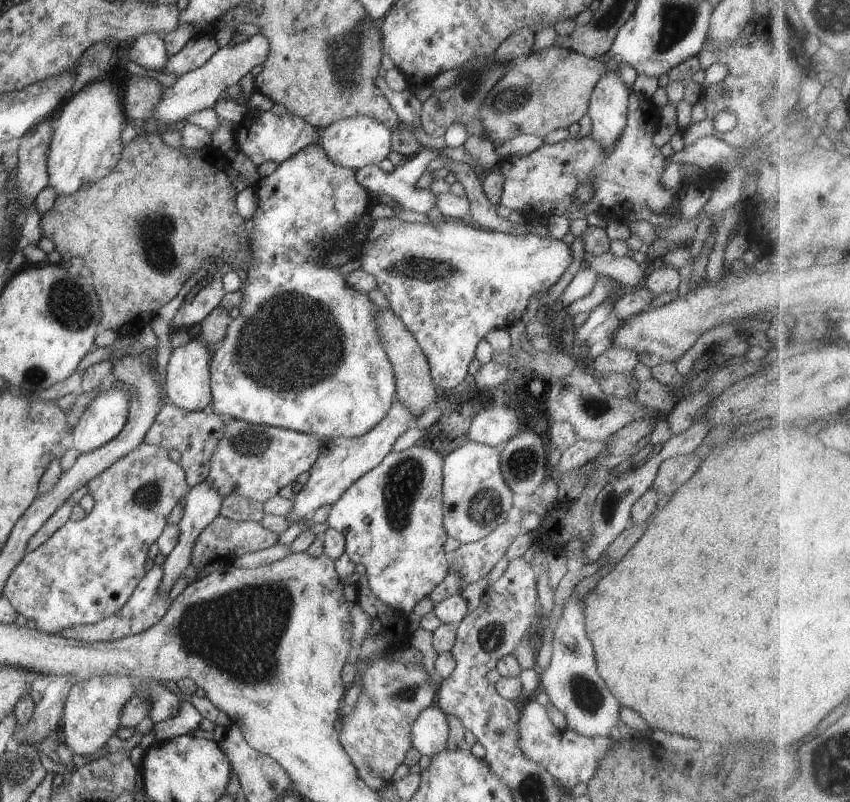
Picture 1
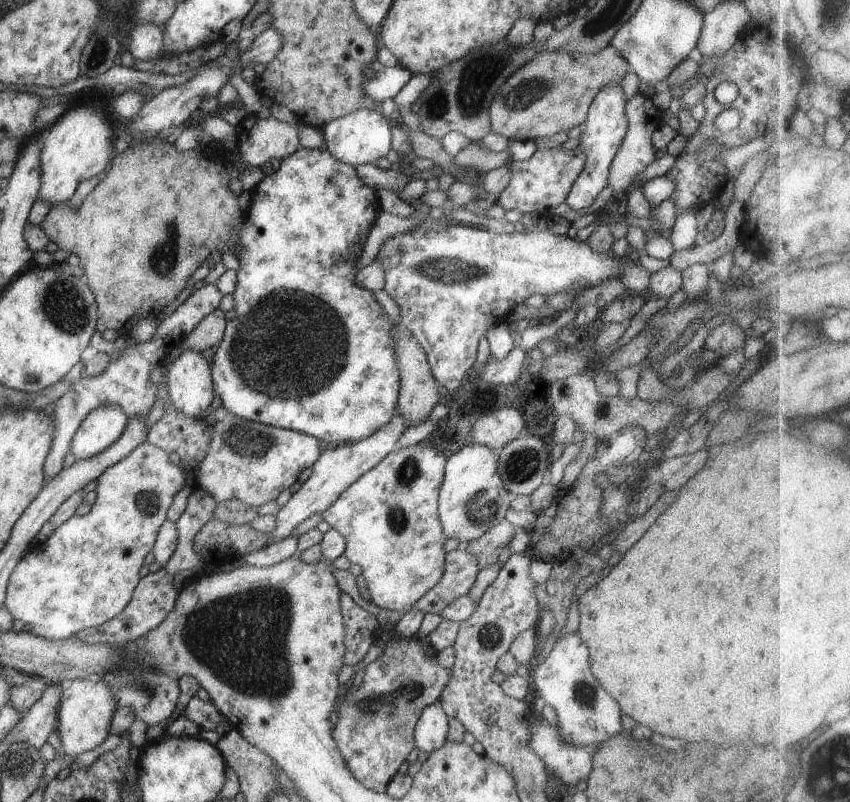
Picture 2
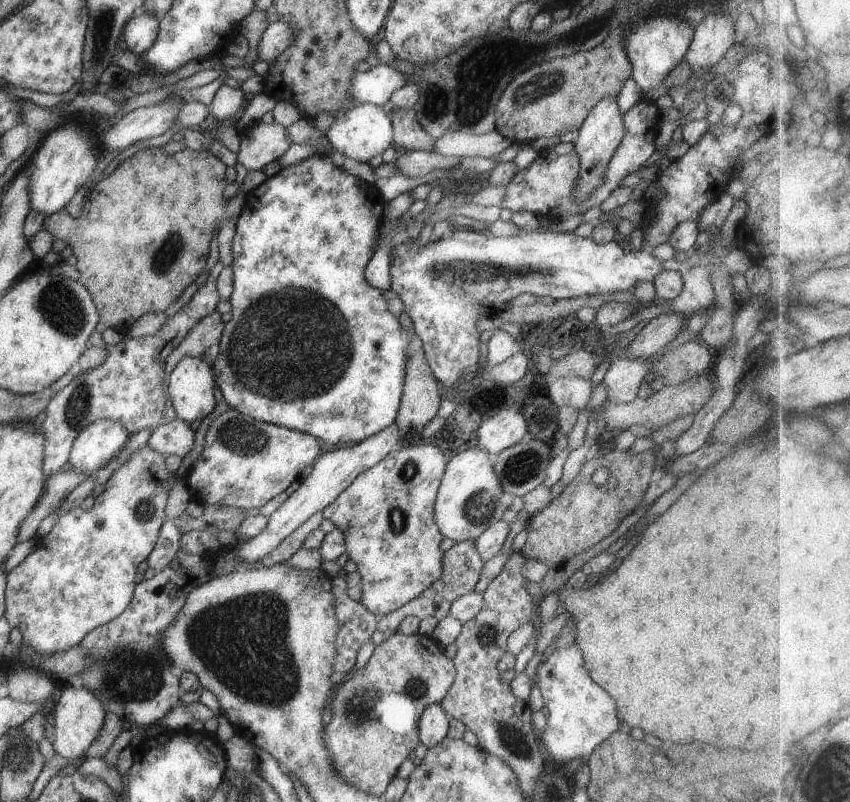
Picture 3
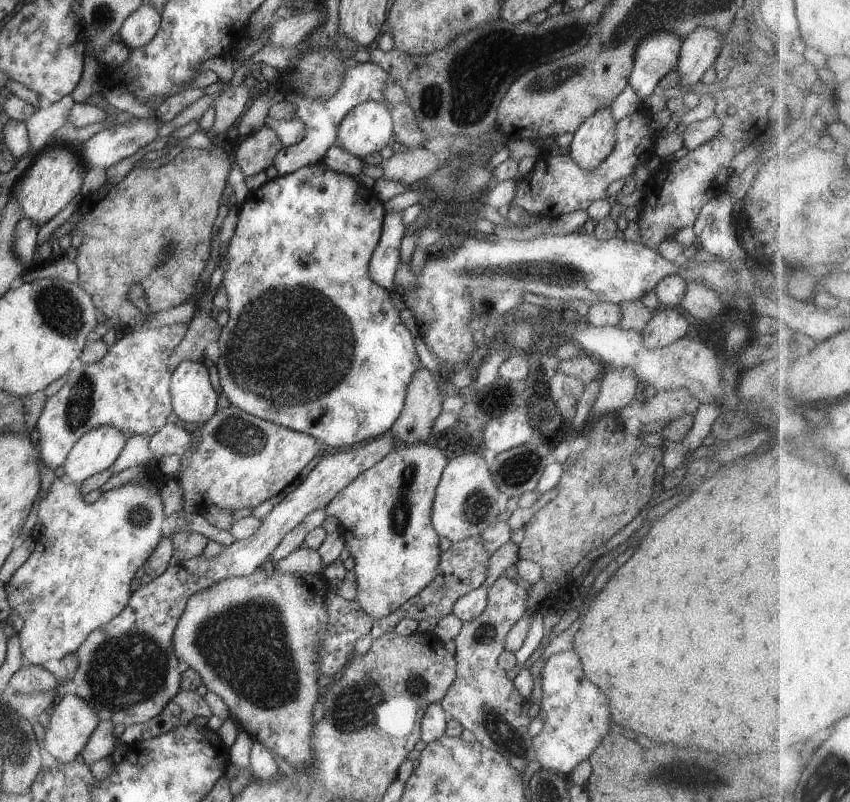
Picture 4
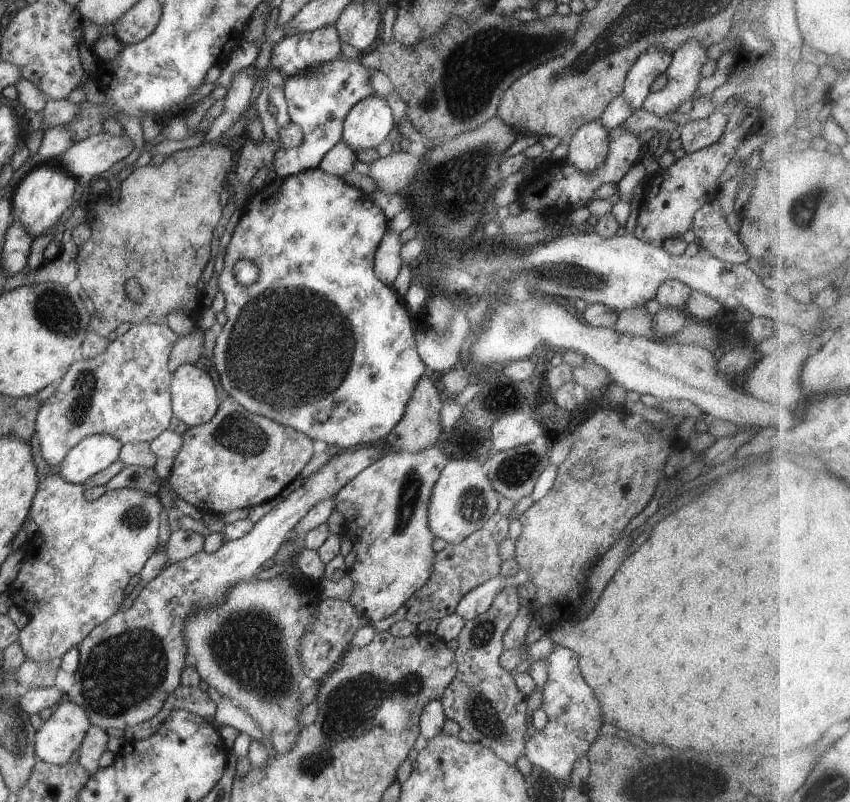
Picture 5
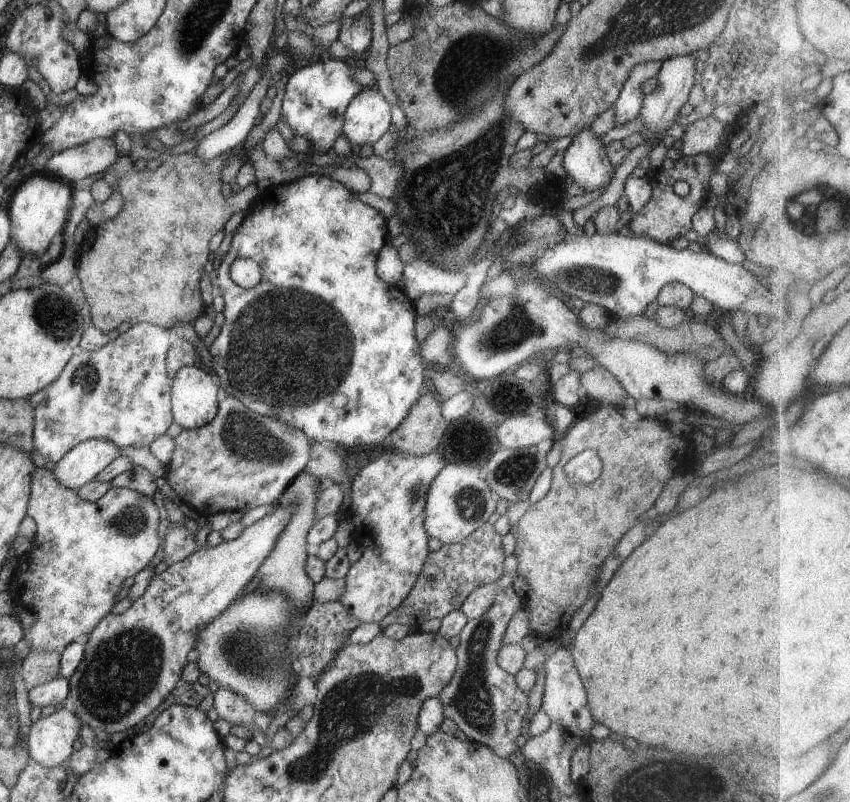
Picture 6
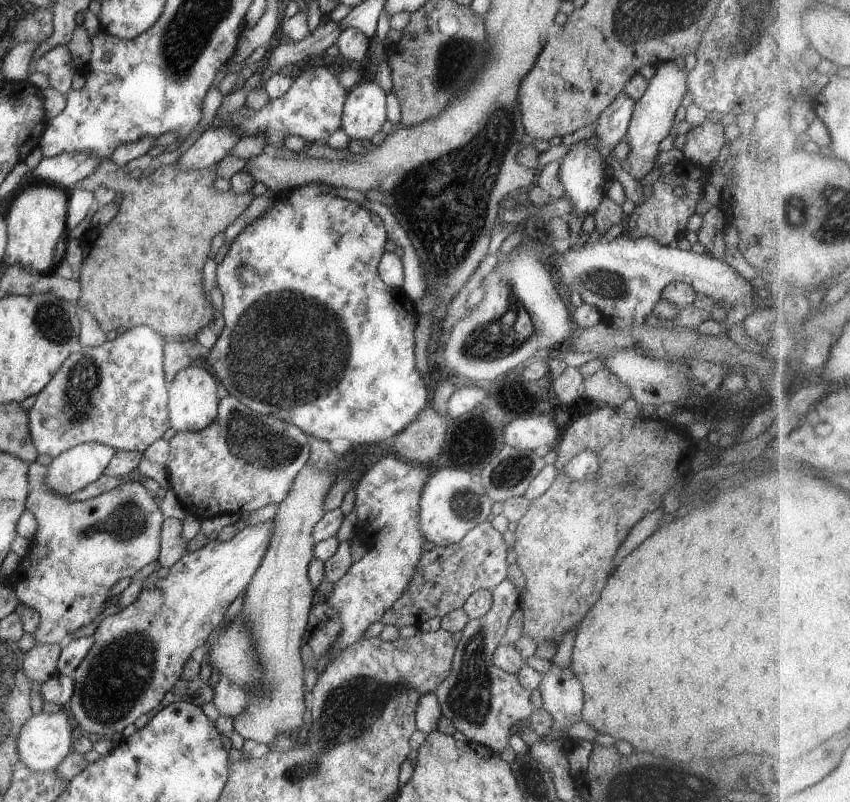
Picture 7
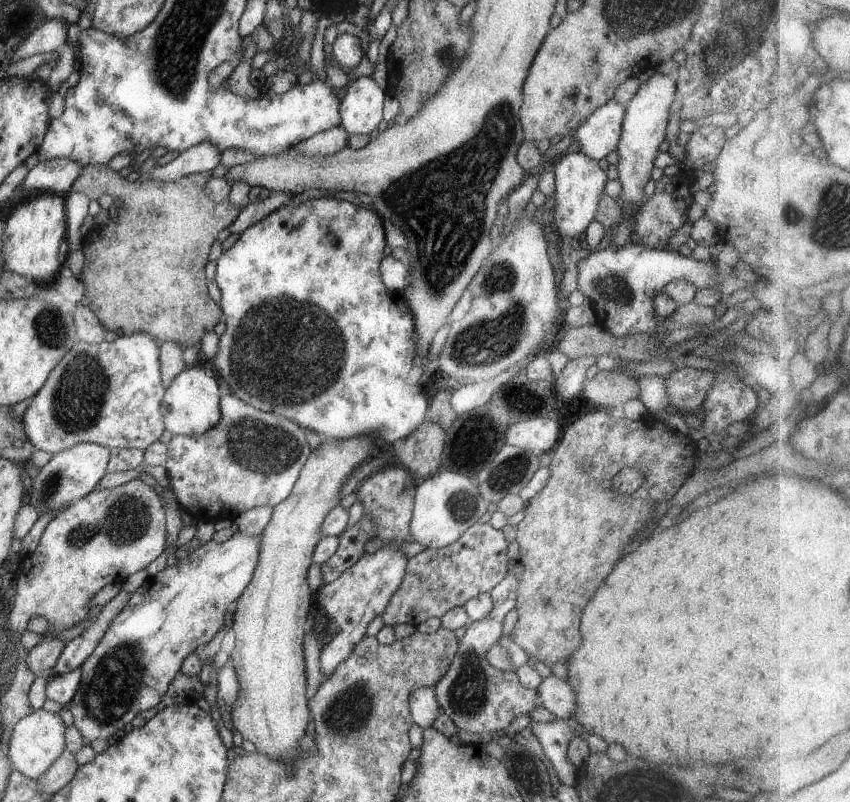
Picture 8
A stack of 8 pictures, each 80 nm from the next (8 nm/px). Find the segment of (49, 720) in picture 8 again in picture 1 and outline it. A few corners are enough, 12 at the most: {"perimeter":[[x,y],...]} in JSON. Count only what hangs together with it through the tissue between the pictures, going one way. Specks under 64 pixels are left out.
{"perimeter":[[130,675],[70,689],[58,732],[90,756],[116,735]]}

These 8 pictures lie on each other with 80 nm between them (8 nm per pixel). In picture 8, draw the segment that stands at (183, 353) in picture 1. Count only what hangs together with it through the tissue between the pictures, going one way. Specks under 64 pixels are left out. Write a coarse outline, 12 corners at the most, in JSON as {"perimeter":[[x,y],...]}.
{"perimeter":[[186,367],[166,388],[165,430],[199,435],[221,417],[218,382]]}

